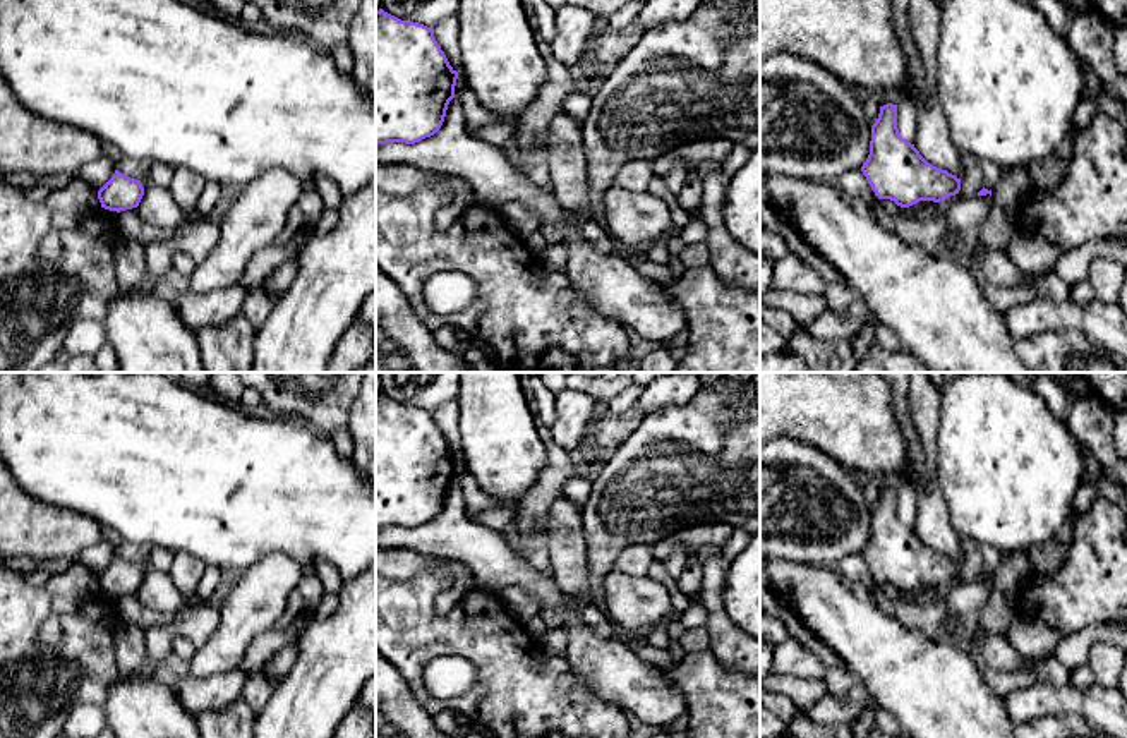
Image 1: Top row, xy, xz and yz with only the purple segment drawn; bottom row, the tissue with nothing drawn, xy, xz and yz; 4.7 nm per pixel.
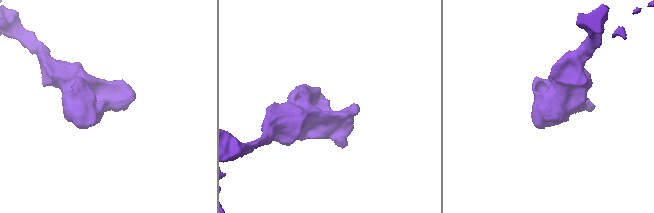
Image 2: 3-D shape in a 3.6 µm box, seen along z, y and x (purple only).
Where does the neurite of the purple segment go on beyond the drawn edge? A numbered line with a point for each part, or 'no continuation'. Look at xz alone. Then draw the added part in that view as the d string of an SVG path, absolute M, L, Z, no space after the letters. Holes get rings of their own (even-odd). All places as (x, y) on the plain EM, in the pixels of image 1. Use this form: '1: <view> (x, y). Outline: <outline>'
no continuation

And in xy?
no continuation

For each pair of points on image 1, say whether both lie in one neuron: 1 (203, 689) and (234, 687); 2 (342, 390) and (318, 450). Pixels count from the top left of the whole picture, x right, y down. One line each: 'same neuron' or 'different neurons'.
1: same neuron
2: different neurons

